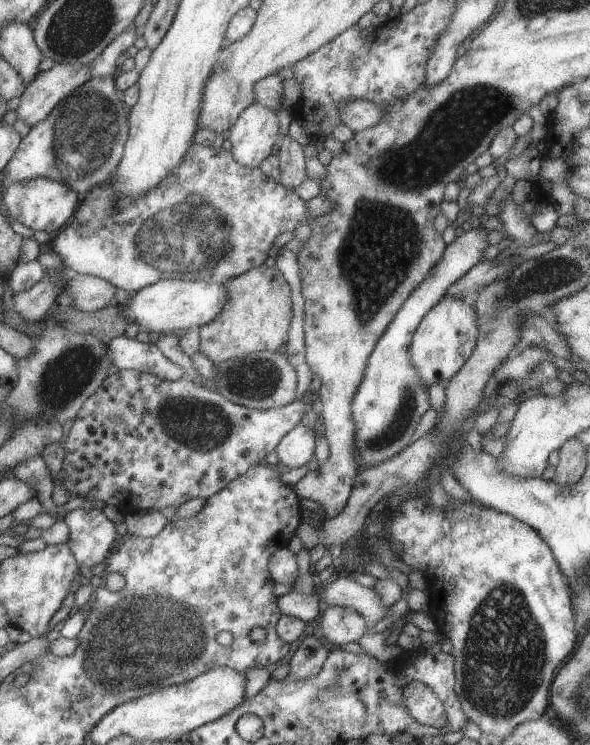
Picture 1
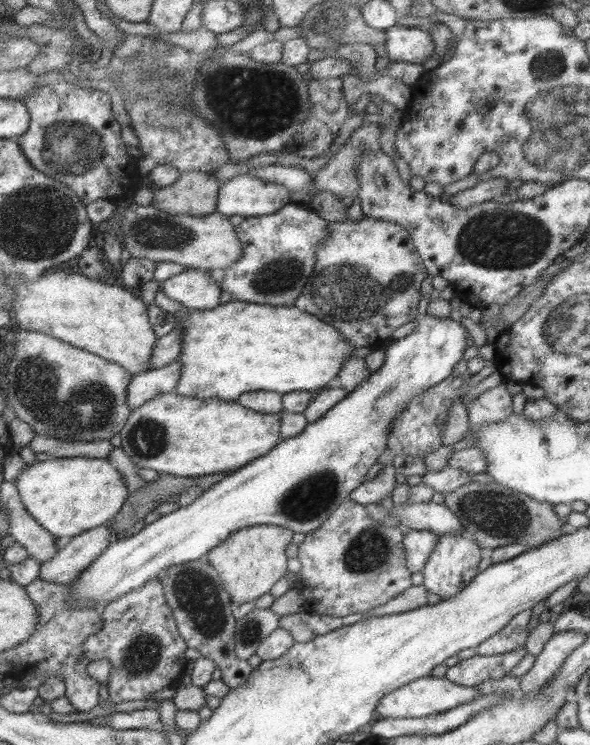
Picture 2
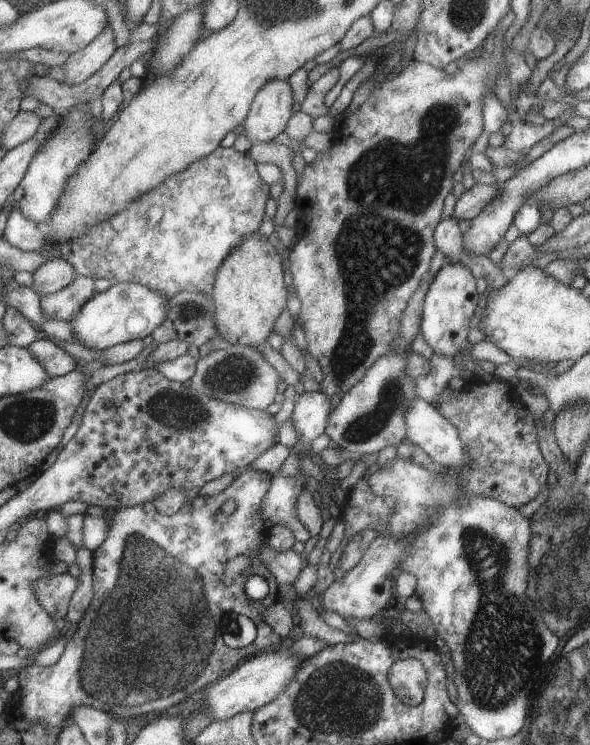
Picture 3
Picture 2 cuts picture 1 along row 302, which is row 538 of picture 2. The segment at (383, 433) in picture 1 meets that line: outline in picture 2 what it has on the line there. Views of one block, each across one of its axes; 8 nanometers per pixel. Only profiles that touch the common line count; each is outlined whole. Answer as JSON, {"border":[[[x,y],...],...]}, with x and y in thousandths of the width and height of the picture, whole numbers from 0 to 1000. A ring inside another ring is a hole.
{"border":[[[686,713],[681,732],[686,736],[686,758],[693,769],[707,769],[719,762],[741,721],[725,713]]]}

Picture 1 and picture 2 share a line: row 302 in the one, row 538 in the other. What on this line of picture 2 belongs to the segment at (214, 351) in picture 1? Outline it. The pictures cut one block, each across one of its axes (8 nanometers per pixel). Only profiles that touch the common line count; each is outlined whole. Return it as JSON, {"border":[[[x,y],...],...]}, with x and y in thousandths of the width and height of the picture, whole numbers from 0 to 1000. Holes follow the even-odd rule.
{"border":[[[422,706],[388,717],[378,728],[354,738],[346,748],[368,768],[375,787],[397,812],[432,807],[456,791],[473,774],[485,770],[485,733],[498,715],[476,706]]]}

